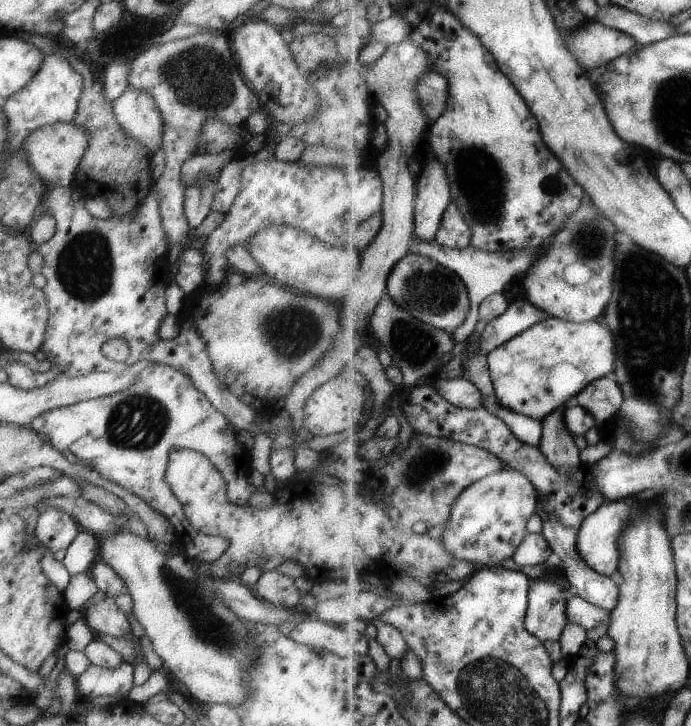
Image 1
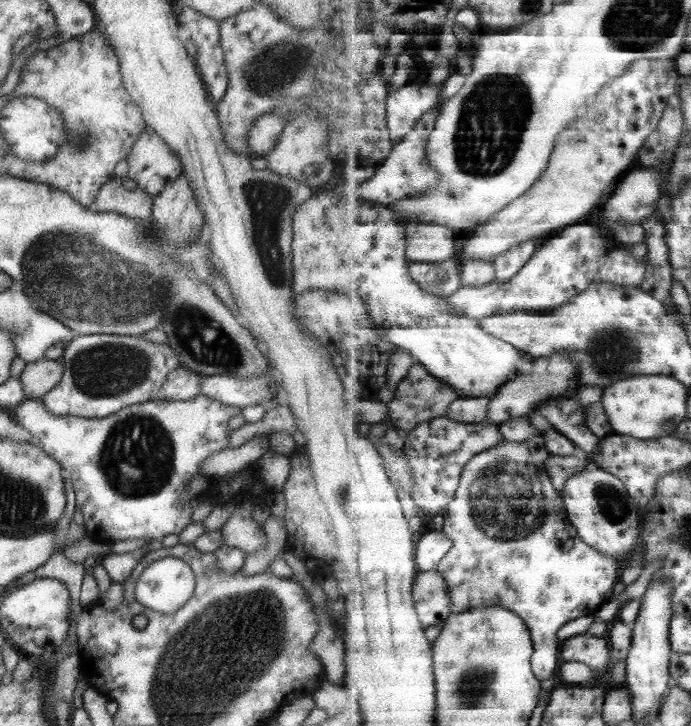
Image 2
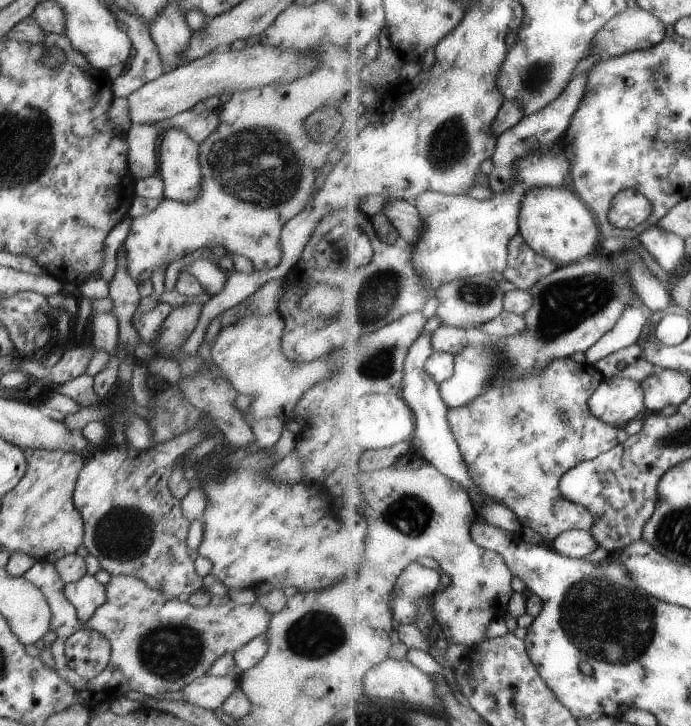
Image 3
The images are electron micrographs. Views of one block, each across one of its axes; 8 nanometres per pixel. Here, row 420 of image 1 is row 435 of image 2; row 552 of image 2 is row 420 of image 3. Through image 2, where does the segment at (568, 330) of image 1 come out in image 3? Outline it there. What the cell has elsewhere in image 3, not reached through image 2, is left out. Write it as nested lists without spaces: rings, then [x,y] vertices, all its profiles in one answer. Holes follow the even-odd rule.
[[[565,357],[520,379],[506,383],[498,381],[494,388],[469,404],[449,409],[448,421],[470,468],[471,478],[487,496],[514,510],[523,526],[539,533],[548,545],[564,532],[571,529],[591,531],[595,524],[596,518],[586,506],[563,497],[560,482],[568,470],[619,444],[619,428],[603,422],[590,409],[589,400],[605,379],[603,373],[591,363],[580,363],[573,357]]]

